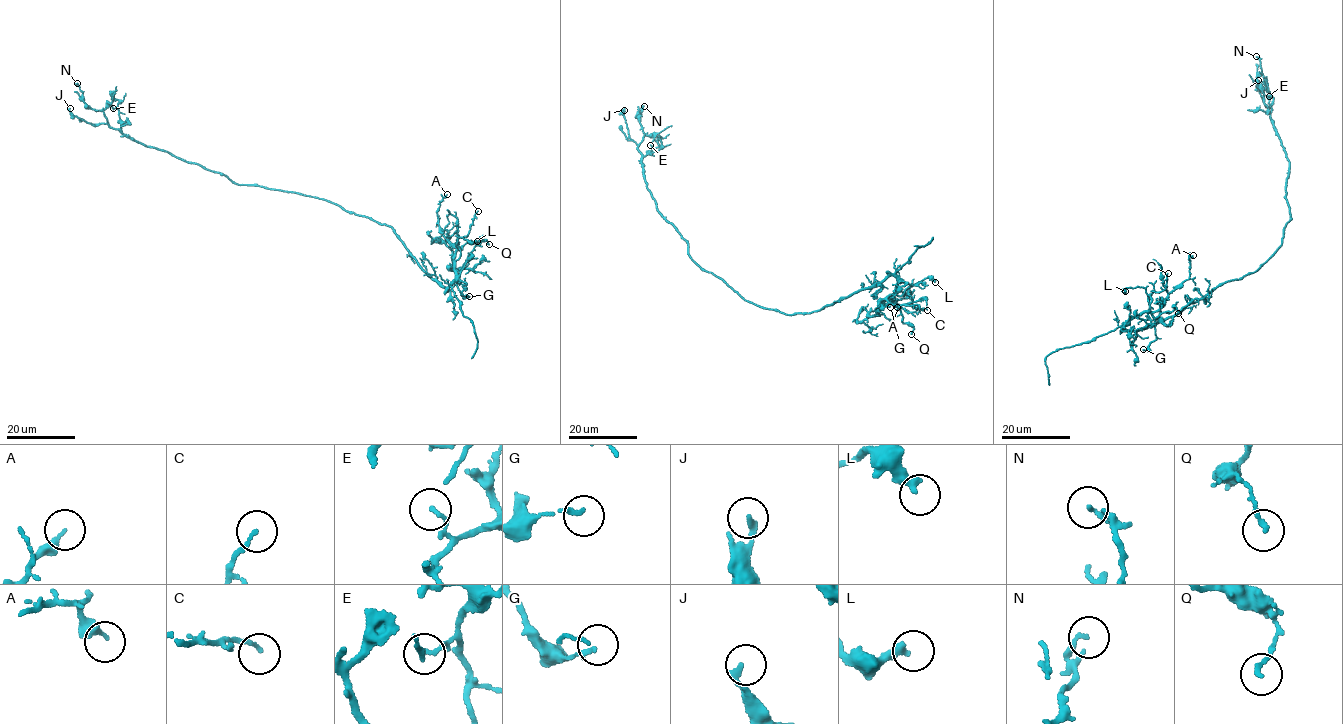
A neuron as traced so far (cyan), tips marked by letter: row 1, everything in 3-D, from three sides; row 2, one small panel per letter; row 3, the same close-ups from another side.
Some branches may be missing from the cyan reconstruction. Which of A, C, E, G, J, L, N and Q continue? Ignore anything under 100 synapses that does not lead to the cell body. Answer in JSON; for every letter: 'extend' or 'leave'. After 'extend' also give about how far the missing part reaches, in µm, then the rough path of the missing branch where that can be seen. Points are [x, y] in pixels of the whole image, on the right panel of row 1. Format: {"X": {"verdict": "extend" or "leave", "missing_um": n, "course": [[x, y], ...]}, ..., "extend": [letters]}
{"A": {"verdict": "leave"}, "C": {"verdict": "leave"}, "E": {"verdict": "leave"}, "G": {"verdict": "leave"}, "J": {"verdict": "leave"}, "L": {"verdict": "leave"}, "N": {"verdict": "leave"}, "Q": {"verdict": "leave"}, "extend": []}

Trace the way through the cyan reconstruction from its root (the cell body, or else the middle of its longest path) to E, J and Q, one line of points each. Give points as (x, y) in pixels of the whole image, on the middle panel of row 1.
E: (769, 309), (745, 301), (690, 258), (686, 242), (658, 213), (647, 187), (642, 161), (652, 150), (650, 145)
J: (769, 309), (745, 301), (690, 258), (686, 242), (658, 213), (647, 187), (641, 155), (629, 137), (624, 110)
Q: (769, 309), (811, 313), (893, 275), (898, 281), (888, 301), (900, 310), (902, 322), (913, 327), (911, 334)

